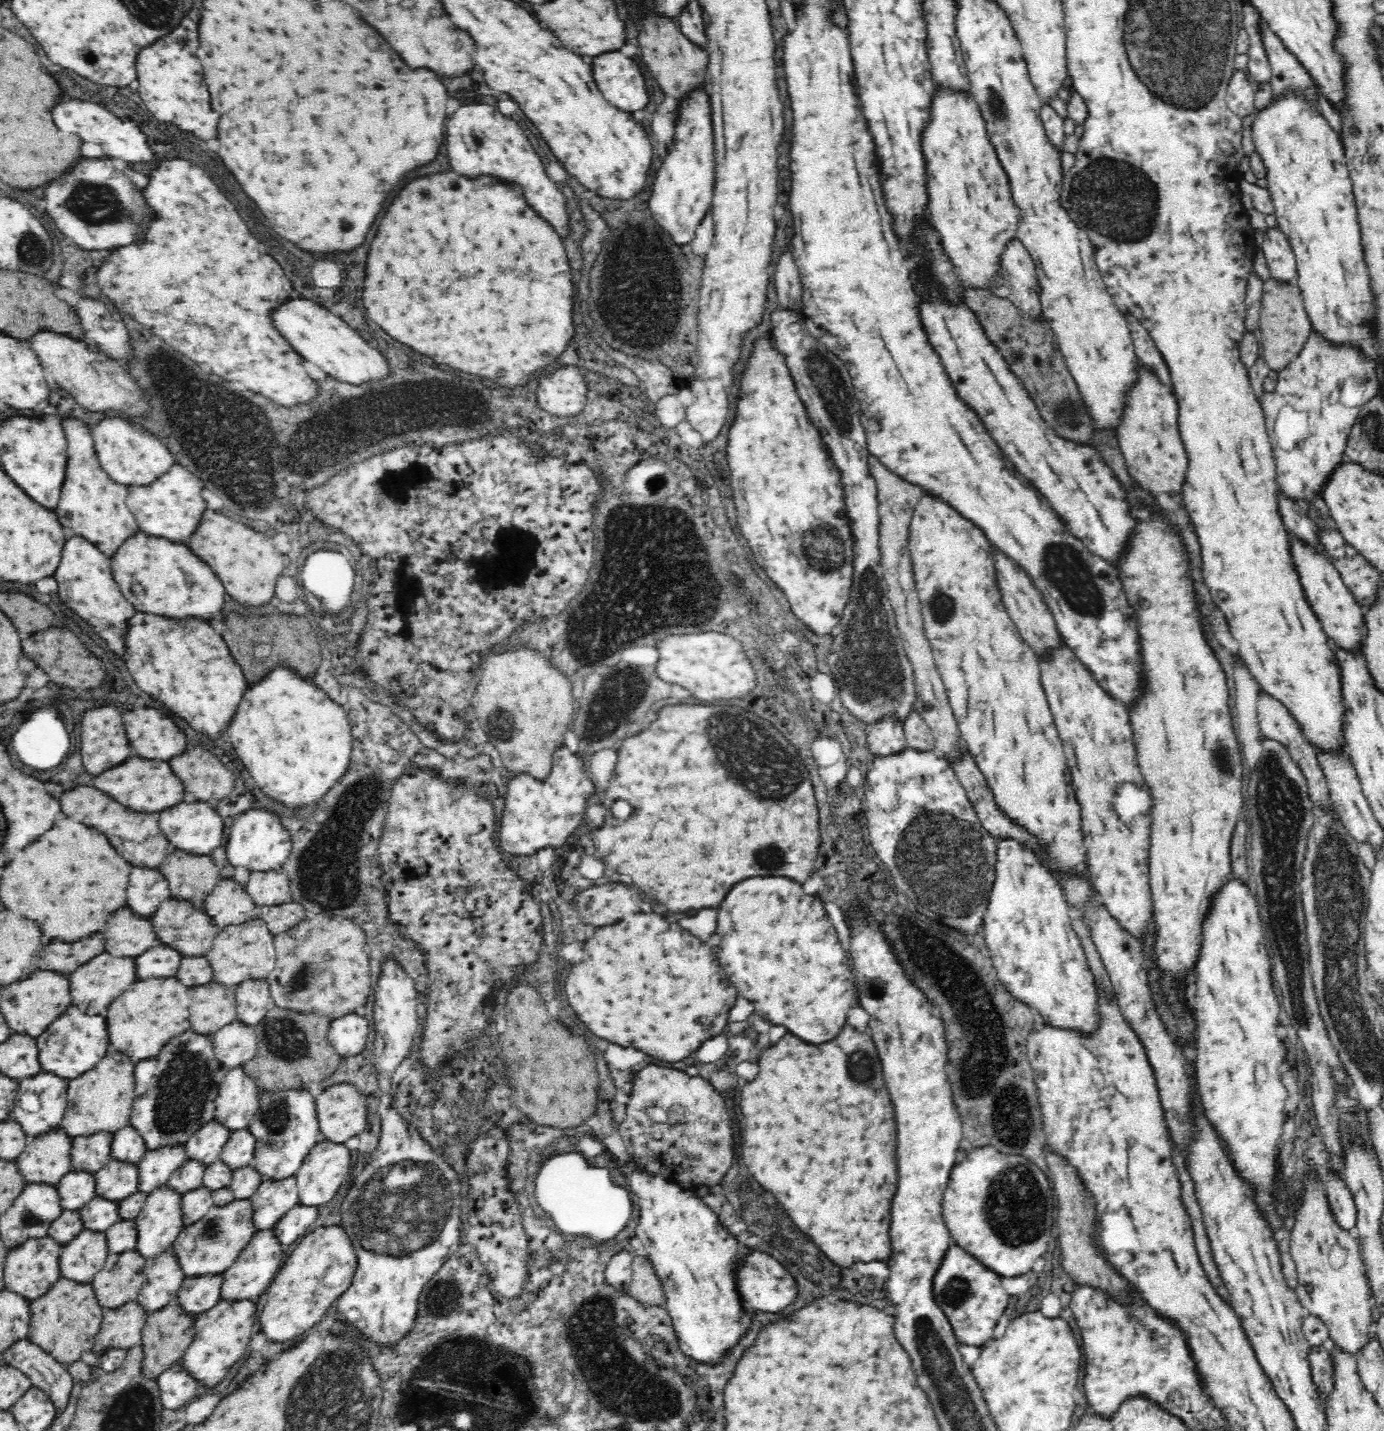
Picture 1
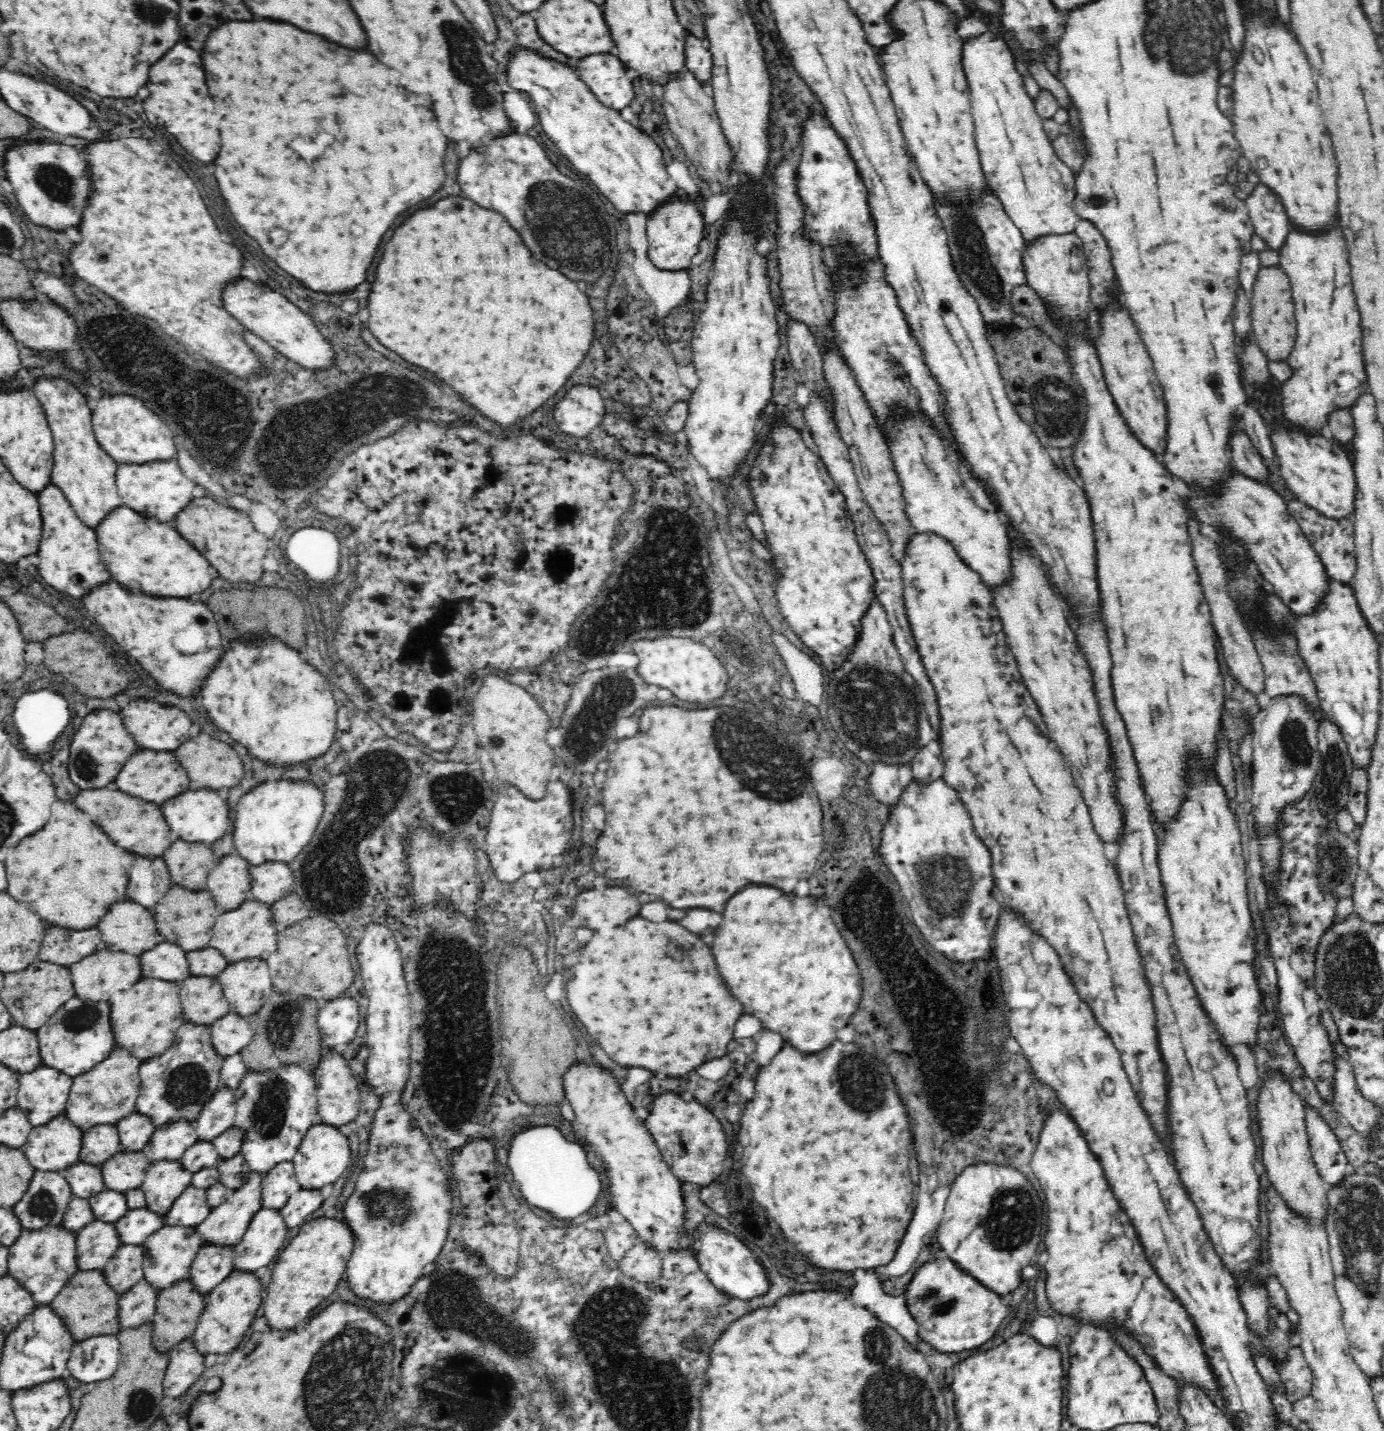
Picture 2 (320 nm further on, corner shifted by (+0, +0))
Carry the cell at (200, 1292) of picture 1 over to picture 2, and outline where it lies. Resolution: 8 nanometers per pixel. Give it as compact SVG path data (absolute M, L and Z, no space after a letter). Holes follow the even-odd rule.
M201 1246L189 1270L189 1280L198 1294L207 1296L232 1274L233 1247Z

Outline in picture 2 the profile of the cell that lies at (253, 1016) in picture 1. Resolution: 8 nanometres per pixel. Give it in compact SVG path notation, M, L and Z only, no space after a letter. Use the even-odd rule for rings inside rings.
M242 962L238 966L232 966L228 968L218 980L224 988L224 996L230 1003L231 1011L240 1016L252 1016L262 1008L263 1004L266 1004L266 1000L270 998L272 992L272 979L268 974L268 968L266 968L267 962Z

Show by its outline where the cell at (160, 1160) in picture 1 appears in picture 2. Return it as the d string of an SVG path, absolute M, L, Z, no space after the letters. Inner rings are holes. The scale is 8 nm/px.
M174 1122L162 1128L156 1128L150 1142L143 1148L149 1163L160 1160L180 1160L193 1144L198 1142L194 1124L190 1122Z

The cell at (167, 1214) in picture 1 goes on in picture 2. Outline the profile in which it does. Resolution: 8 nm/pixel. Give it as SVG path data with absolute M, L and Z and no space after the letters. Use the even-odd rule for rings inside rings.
M178 1160L152 1162L140 1186L146 1194L146 1208L158 1216L166 1216L178 1198L191 1184L192 1172L182 1170Z

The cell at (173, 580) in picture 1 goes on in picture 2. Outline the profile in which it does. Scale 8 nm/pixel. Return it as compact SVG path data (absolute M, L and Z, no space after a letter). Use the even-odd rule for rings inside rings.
M127 506L110 512L98 526L96 536L101 559L106 563L113 580L128 592L140 592L156 598L190 598L202 594L212 584L212 568L196 548L166 528L157 520L142 520L142 515Z

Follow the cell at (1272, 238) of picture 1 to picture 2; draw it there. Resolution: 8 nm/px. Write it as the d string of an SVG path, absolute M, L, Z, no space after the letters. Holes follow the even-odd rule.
M1260 182L1244 202L1248 207L1255 234L1266 242L1268 249L1280 251L1286 244L1292 224L1277 196Z

